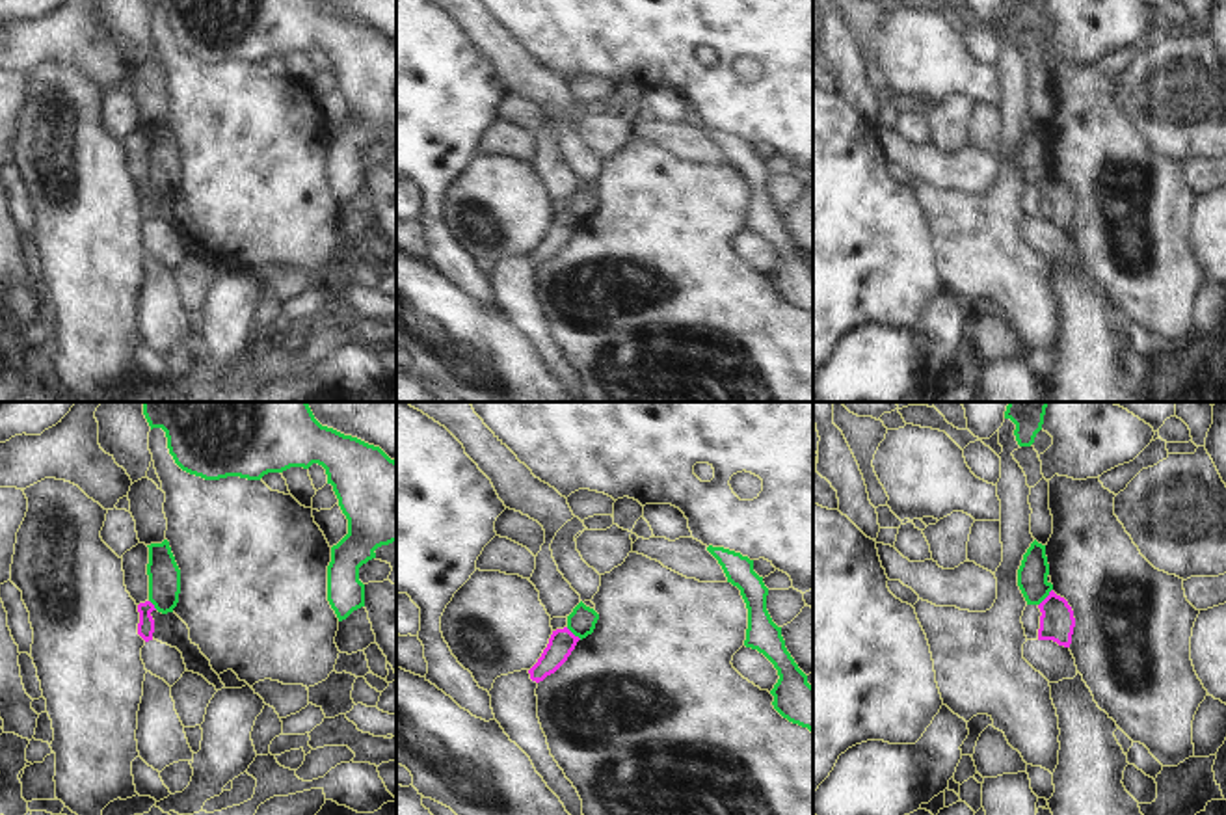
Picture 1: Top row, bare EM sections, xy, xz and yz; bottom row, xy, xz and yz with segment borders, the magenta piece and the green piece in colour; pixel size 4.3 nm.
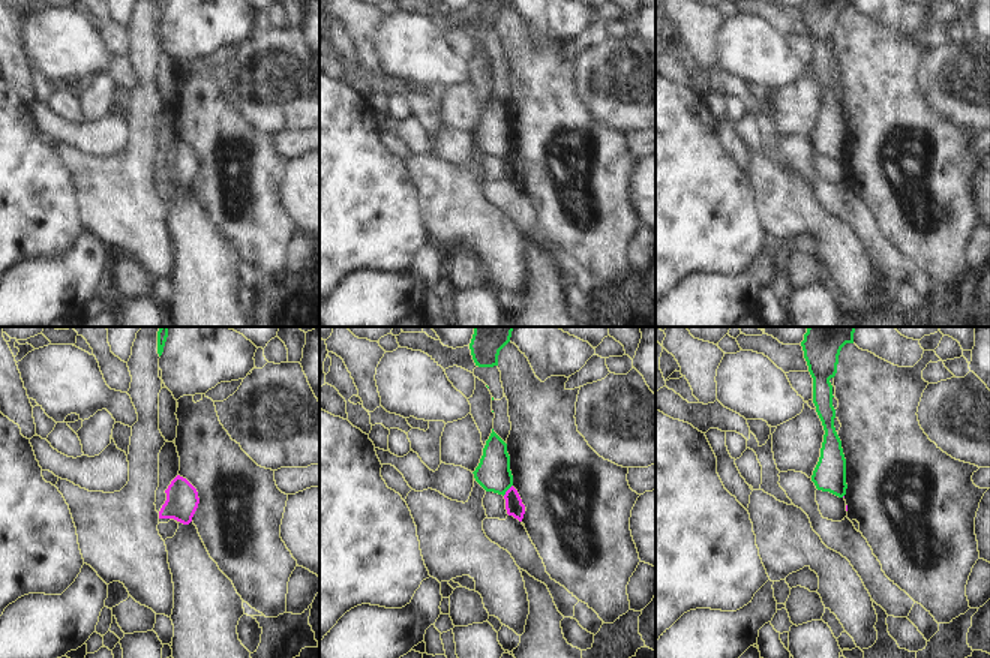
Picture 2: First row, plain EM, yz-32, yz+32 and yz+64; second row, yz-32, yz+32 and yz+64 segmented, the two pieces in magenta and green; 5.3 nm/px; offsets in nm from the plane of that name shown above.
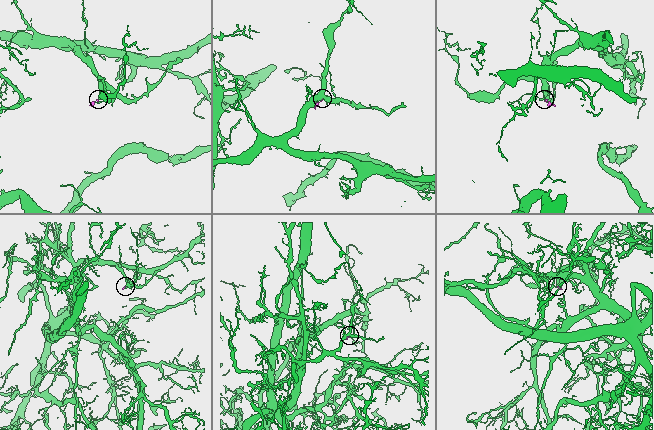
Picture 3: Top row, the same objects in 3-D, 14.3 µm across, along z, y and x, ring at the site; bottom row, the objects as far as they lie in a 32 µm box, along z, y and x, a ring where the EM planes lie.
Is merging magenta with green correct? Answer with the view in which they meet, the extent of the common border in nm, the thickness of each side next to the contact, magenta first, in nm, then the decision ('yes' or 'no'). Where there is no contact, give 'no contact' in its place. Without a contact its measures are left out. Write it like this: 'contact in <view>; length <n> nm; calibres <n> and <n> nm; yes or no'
contact in yz; length 100 nm; calibres 150 and 130 nm; no

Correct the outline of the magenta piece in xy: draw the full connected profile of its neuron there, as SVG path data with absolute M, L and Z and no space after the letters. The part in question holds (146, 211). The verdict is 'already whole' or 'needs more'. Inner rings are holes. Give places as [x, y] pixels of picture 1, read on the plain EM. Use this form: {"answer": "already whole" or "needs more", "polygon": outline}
{"answer": "already whole", "polygon": "M151 184L138 188L138 195L140 195L138 218L145 225L153 223L153 216L154 216L154 203L151 199L153 194L156 194L156 192Z"}

